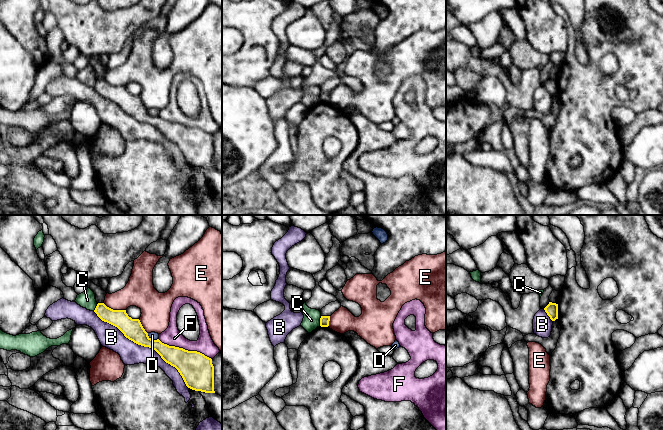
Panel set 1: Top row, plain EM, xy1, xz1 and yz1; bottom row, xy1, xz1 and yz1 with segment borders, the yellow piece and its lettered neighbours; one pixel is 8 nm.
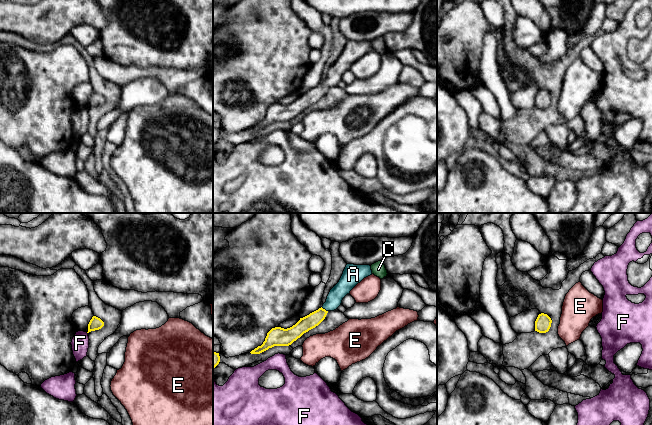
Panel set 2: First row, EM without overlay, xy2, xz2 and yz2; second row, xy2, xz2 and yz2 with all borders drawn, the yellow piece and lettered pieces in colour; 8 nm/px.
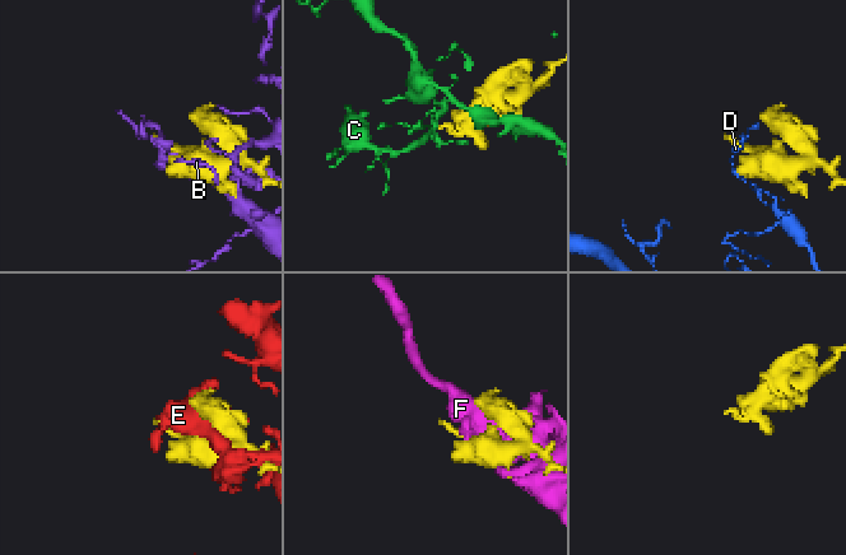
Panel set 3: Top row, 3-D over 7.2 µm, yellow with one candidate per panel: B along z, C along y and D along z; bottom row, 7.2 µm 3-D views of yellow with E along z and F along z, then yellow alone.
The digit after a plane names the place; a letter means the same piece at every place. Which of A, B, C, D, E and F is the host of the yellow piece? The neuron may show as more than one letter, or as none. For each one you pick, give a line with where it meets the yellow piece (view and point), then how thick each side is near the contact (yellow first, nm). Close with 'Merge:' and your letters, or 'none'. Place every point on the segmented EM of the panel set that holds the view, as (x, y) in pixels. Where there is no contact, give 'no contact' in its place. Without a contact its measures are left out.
A: xz2 (324, 309) | 120/130 nm
Merge: A

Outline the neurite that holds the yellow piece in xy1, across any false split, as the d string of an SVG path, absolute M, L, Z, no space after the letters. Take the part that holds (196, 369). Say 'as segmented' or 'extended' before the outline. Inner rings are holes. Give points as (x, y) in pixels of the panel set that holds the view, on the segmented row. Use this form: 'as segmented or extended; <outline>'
as segmented; M98 303L94 312L102 321L117 327L129 340L155 350L166 363L178 370L188 388L215 393L211 358L197 351L188 351L164 344L159 339L151 339L140 320L129 317L126 310L113 310L104 303Z

